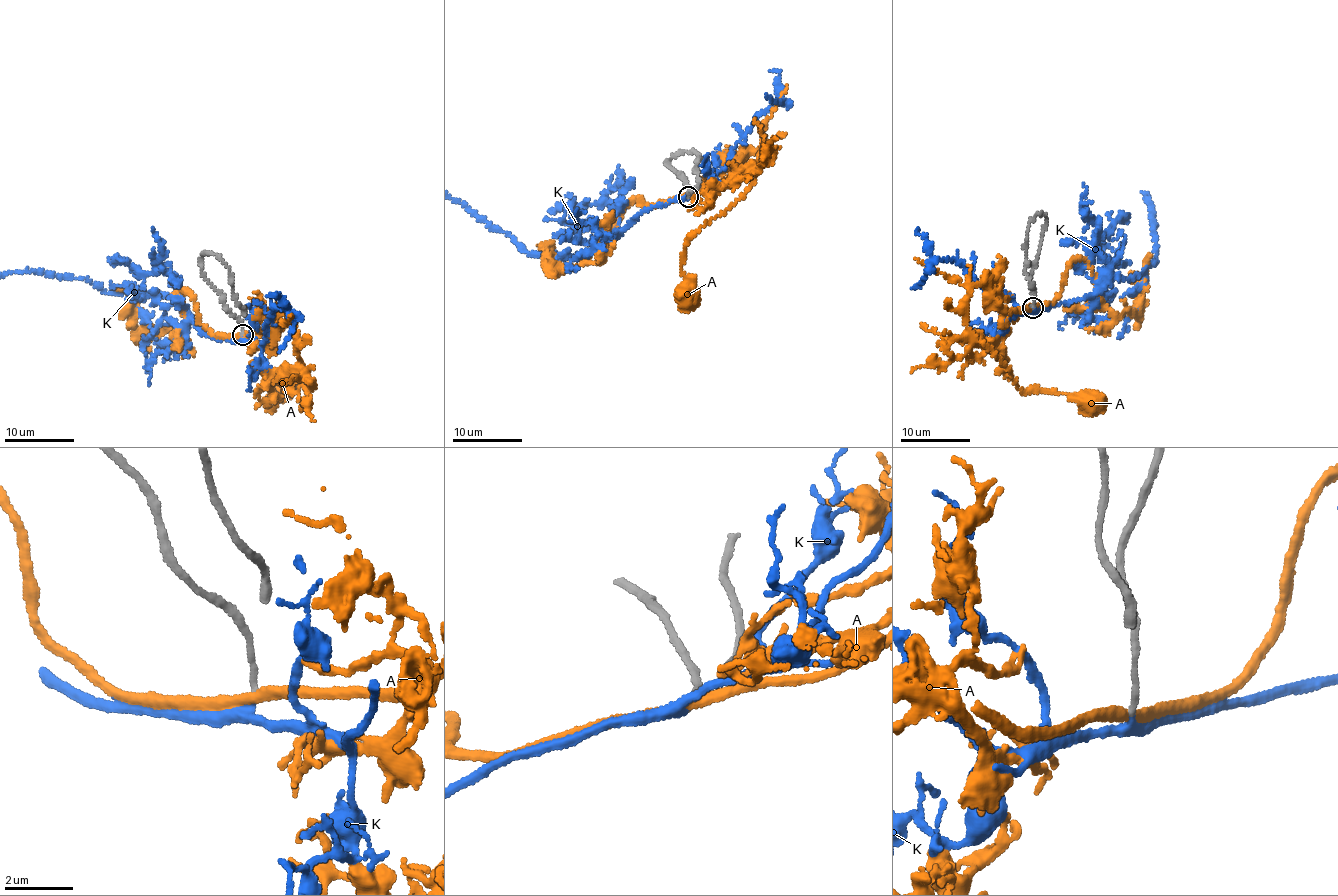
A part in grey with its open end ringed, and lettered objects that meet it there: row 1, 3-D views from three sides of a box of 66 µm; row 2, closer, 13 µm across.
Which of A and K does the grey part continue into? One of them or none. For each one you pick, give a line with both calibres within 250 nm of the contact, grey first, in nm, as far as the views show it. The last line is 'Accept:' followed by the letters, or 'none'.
K: 190 nm thick on the grey side, 280 nm on the other
Accept: K

